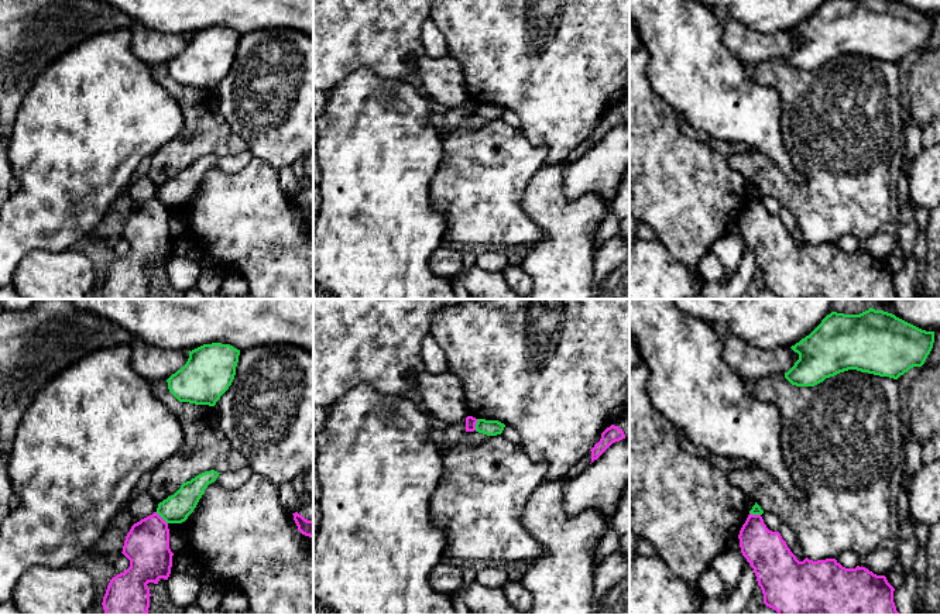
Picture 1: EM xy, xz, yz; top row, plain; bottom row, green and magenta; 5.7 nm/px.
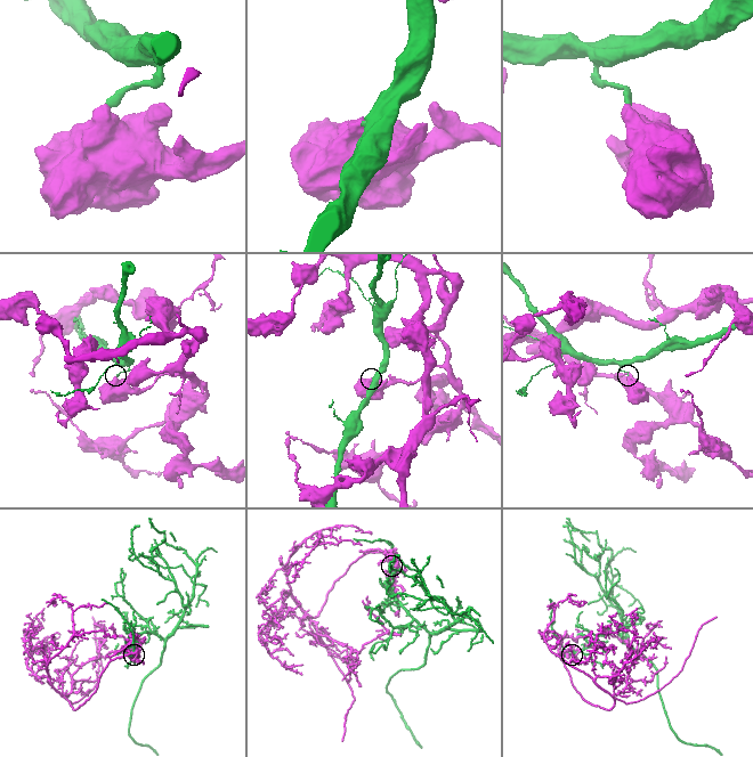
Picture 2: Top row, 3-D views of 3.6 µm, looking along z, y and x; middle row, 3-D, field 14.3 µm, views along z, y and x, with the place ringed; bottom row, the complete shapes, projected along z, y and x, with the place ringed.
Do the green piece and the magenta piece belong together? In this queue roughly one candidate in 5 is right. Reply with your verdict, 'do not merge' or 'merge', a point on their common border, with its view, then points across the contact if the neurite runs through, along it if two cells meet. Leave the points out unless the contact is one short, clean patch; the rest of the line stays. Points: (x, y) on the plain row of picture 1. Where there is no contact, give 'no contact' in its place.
do not merge; contact xy (161, 201); border xy (155, 196), (167, 208)

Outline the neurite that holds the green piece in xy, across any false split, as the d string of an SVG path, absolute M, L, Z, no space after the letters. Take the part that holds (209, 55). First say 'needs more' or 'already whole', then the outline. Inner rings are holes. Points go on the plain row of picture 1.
already whole; M203 28L189 35L186 48L167 66L179 86L215 90L231 69L240 34L230 28Z

